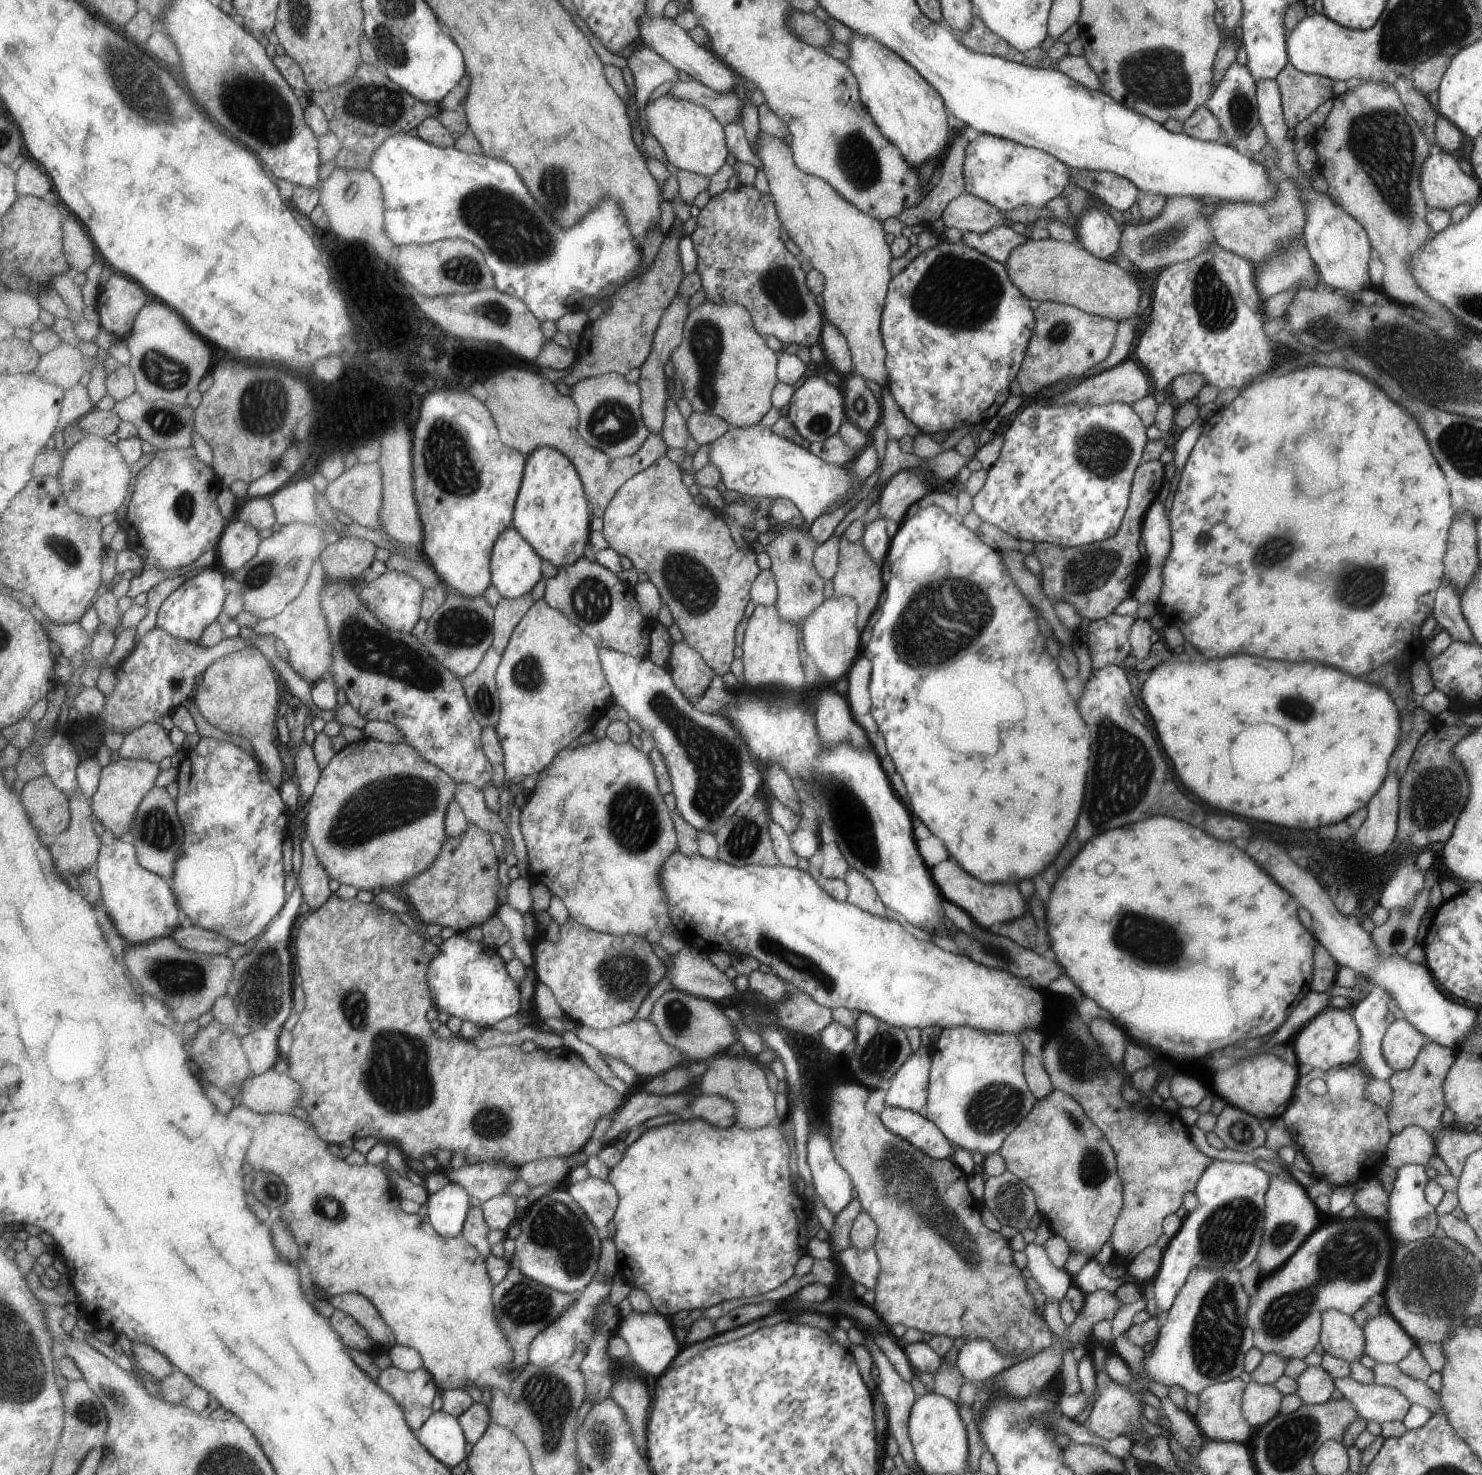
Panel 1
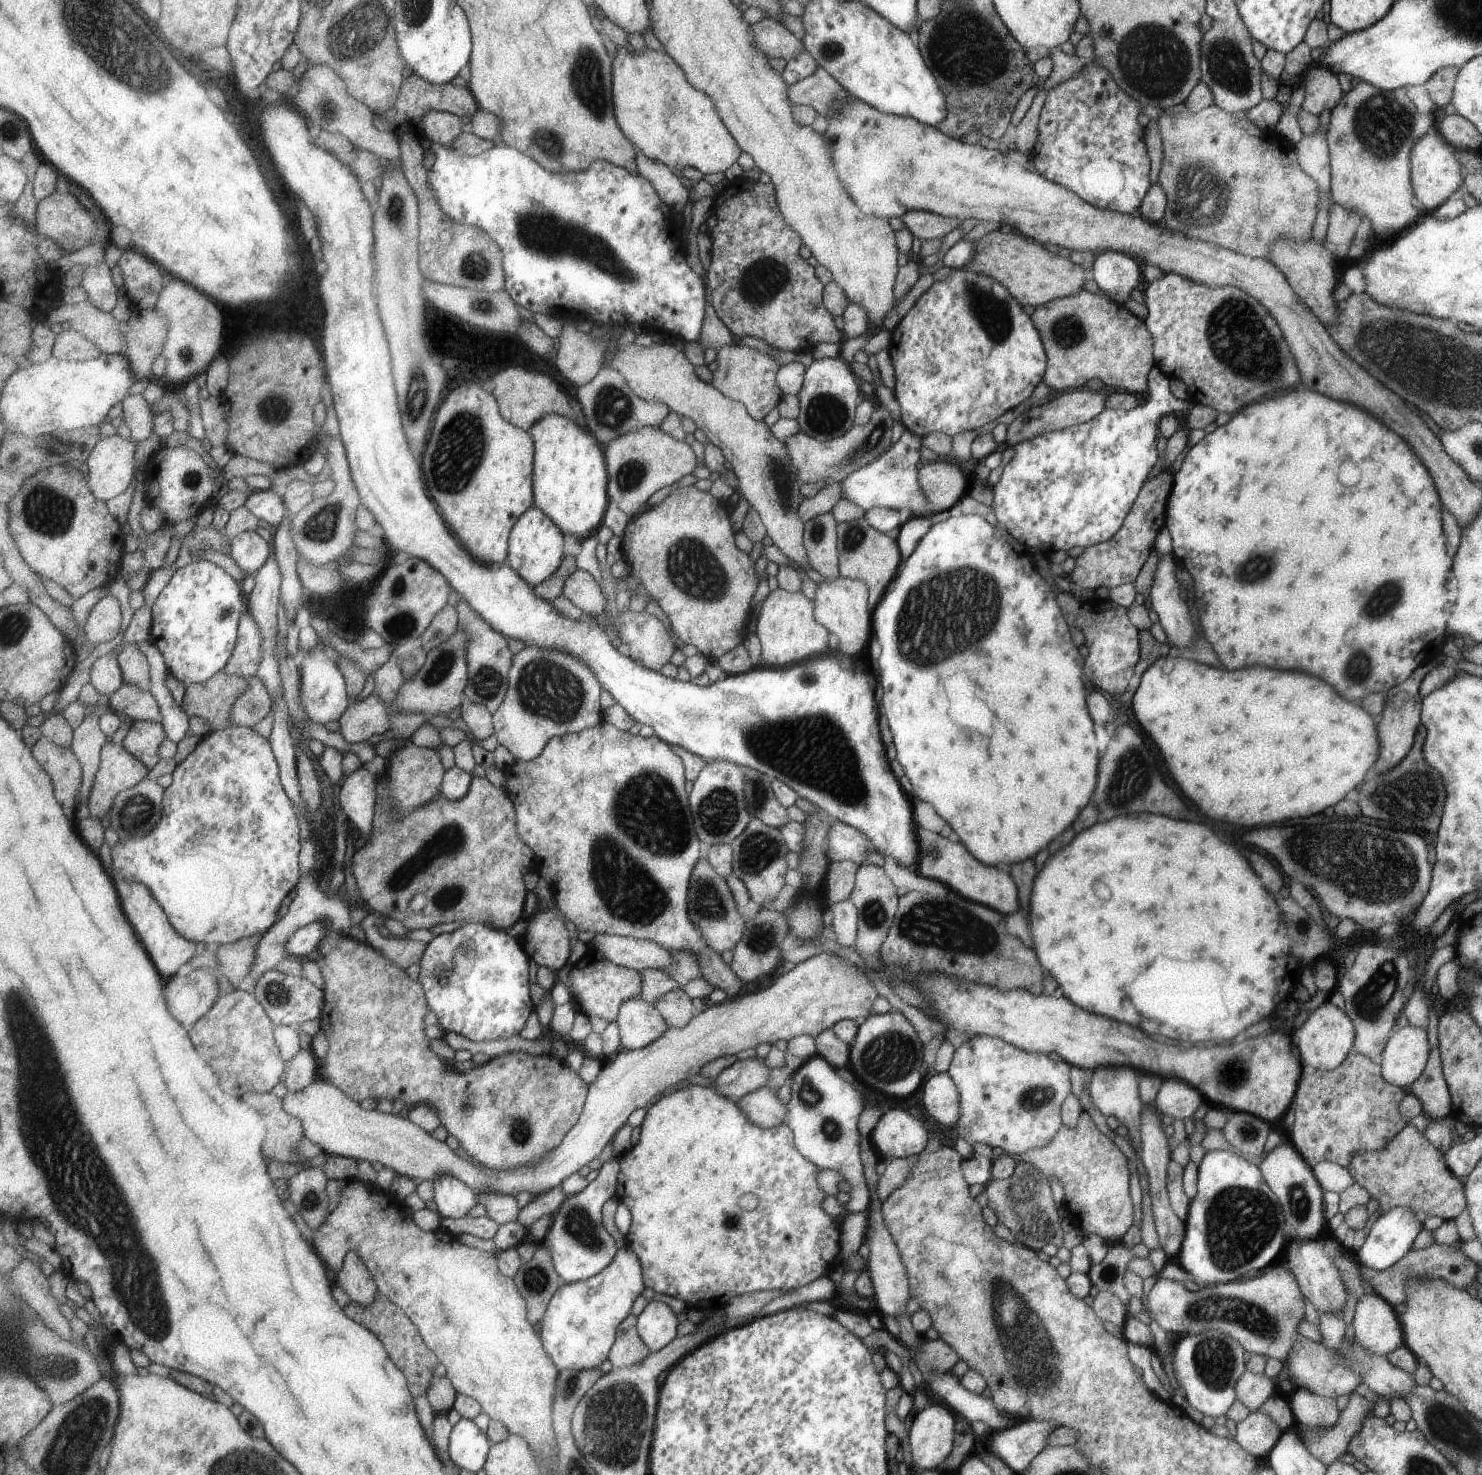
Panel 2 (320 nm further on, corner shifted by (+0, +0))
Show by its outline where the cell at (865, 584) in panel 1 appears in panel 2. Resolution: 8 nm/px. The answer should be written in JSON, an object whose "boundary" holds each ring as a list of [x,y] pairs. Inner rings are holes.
{"boundary":[[[857,518],[851,522],[841,522],[836,524],[837,531],[837,570],[839,577],[847,579],[857,579],[868,586],[868,609],[875,610],[885,586],[889,580],[895,577],[897,564],[899,564],[899,550],[895,542],[877,532],[865,518]]]}

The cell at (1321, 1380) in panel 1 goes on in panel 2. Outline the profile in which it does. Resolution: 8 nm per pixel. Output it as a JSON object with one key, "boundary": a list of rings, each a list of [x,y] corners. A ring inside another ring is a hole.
{"boundary":[[[1293,1387],[1291,1393],[1288,1405],[1297,1423],[1311,1428],[1331,1428],[1337,1422],[1340,1411],[1337,1410],[1335,1399],[1317,1396],[1307,1388]]]}

